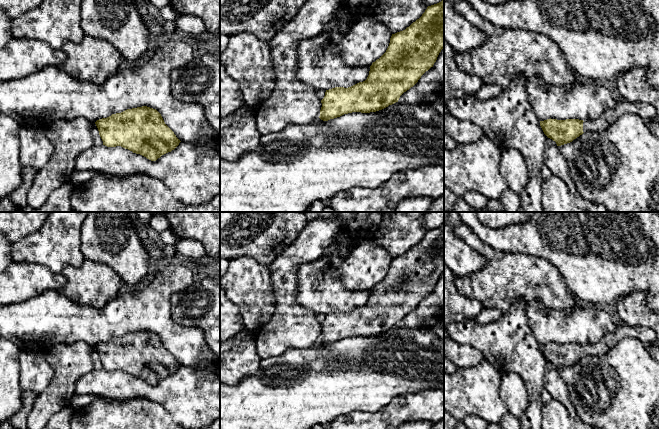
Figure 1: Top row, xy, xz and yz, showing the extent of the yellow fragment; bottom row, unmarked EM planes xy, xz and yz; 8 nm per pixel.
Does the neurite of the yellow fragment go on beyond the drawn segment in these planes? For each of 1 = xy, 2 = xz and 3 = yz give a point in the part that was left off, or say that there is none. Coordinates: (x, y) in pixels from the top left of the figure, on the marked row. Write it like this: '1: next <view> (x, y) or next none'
1: next none
2: next none
3: next yz (647, 112)

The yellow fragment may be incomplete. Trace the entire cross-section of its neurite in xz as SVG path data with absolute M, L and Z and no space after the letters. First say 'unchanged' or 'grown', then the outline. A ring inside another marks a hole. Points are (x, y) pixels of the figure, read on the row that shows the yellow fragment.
unchanged; M444 0L428 6L422 16L405 30L392 34L386 52L370 66L367 79L351 87L335 87L326 90L321 100L319 118L328 121L352 112L370 113L382 110L398 102L400 96L413 87L421 76L433 67L441 50L444 48Z

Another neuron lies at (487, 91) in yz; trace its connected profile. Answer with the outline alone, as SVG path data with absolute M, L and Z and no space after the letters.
M483 84L476 95L479 99L492 99L502 91L503 89L498 85Z

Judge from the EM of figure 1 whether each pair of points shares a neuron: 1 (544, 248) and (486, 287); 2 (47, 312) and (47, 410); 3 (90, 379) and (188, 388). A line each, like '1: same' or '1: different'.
1: different
2: different
3: same

